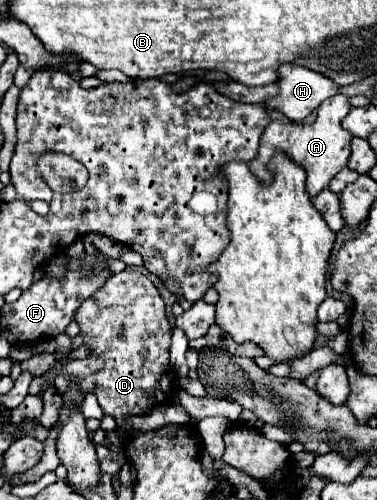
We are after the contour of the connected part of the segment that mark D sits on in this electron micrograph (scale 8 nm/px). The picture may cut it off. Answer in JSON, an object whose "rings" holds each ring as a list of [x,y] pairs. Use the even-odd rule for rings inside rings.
{"rings":[[[136,270],[112,274],[110,280],[78,308],[76,322],[80,324],[84,344],[90,346],[94,356],[70,360],[64,366],[54,382],[60,392],[70,380],[78,382],[84,394],[88,390],[96,392],[100,408],[104,414],[114,416],[118,426],[124,426],[124,418],[130,414],[150,412],[156,394],[164,394],[164,390],[166,394],[172,394],[168,362],[172,330],[166,320],[160,292],[148,276]]]}

